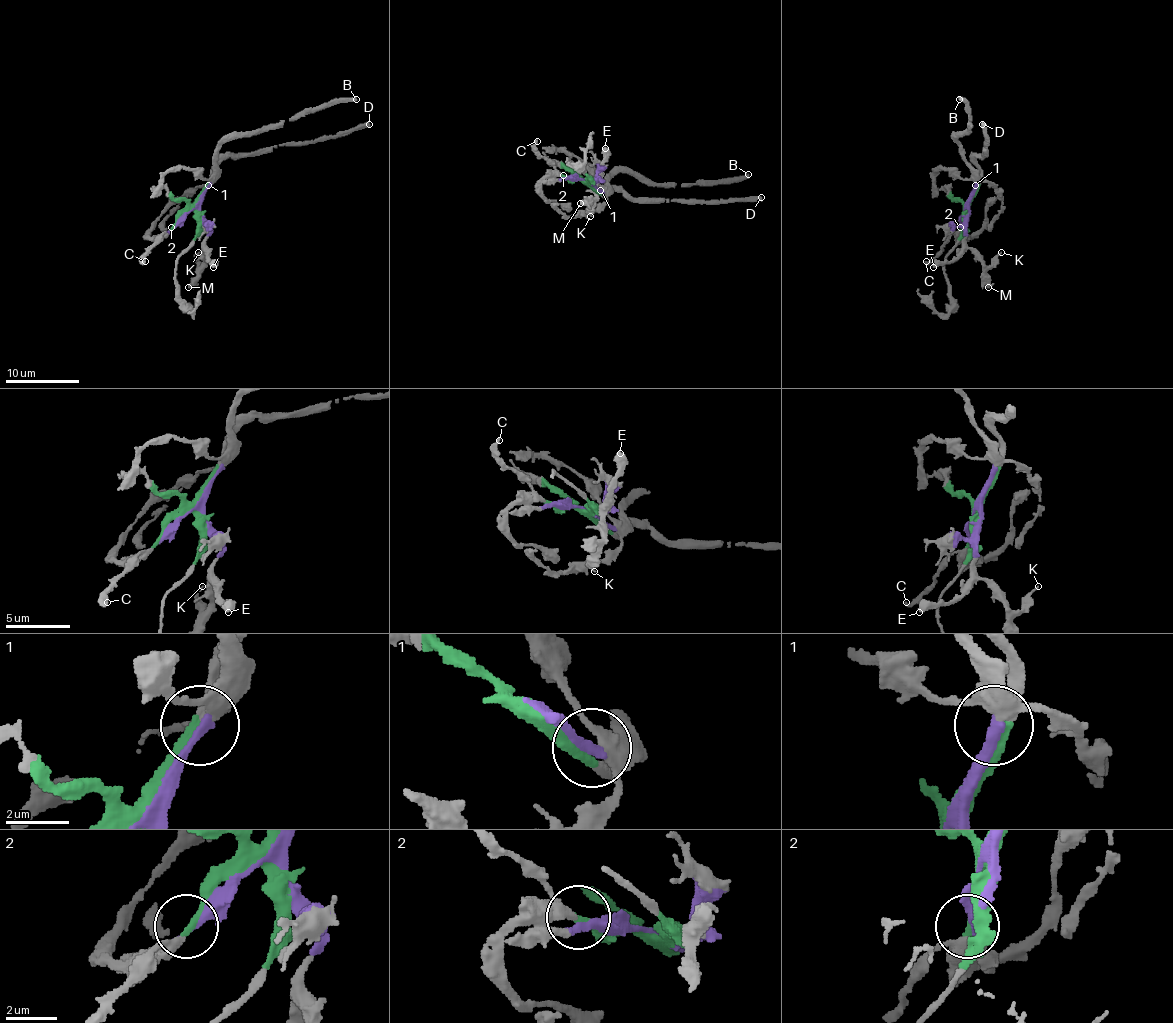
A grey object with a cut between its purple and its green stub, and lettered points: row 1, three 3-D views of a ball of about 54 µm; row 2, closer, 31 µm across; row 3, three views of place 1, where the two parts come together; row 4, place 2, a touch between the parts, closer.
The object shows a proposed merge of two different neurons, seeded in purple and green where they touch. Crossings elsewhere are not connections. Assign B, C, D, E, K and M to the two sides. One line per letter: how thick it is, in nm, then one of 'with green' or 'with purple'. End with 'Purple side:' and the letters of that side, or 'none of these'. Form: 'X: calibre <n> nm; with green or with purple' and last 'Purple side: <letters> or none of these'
B: calibre 400 nm; with purple
C: calibre 240 nm; with green
D: calibre 480 nm; with green
E: calibre 600 nm; with purple
K: calibre 170 nm; with purple
M: calibre 280 nm; with purple
Purple side: B, E, K, M

